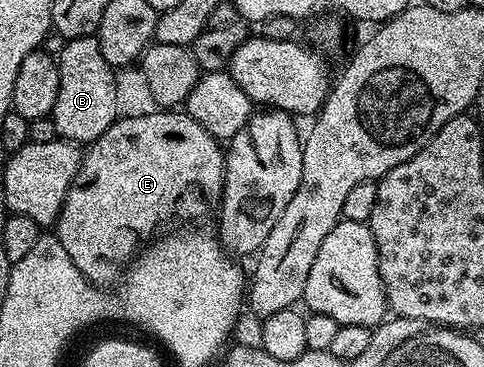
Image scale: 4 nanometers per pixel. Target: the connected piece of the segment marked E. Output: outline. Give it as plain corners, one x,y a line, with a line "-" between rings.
161,108
151,115
118,117
94,142
88,143
75,180
61,205
55,223
55,236
63,244
71,264
83,272
94,286
113,288
122,281
127,267
142,249
141,238
152,239
164,222
177,218
201,218
221,200
225,183
225,150
189,114

